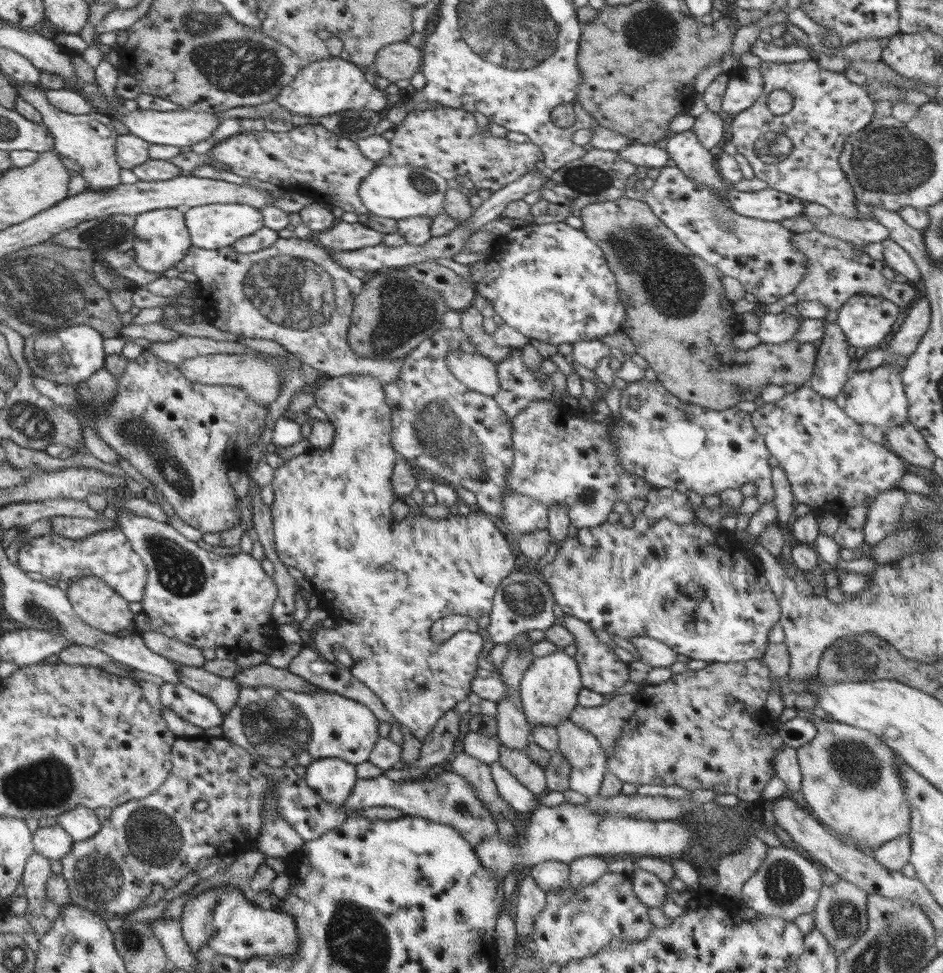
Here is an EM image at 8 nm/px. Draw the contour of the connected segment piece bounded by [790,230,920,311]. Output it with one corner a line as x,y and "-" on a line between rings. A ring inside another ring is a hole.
812,230
796,234
792,236
790,245
806,258
804,261
806,275
792,289
796,301
816,301
828,308
828,311
839,311
852,295
868,293
884,297
898,307
908,308
920,295
920,290
908,282
898,283
886,279
882,275
882,268
885,265
883,261
874,260
863,251
858,251
850,244
824,235
822,232

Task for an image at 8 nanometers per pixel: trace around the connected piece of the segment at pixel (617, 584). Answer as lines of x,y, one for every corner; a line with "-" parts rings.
654,487
646,494
646,499
645,510
634,516
632,528
624,526
620,521
616,523
604,521
601,525
595,527
579,528
576,536
567,535
554,560
539,570
544,576
544,582
550,586
556,604
560,605
564,614
590,624
593,630
605,630
610,635
616,634
618,638
624,638
624,640
632,640
636,636
648,636
666,644
678,655
684,655
692,660
724,663
762,658
769,646
768,636
770,631
776,623
780,622
780,615
782,614
780,614
778,600
770,590
756,556
753,552
750,552
750,558
746,558
744,556
745,549
739,539
734,538
724,528
715,530
698,520
696,514
694,514
694,507
686,494
671,488

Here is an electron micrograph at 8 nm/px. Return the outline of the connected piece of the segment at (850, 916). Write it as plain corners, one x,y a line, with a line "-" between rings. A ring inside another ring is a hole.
838,880
832,886
823,886
812,913
815,928
824,936
836,952
850,948
858,937
863,936
868,927
867,896
863,890
848,882

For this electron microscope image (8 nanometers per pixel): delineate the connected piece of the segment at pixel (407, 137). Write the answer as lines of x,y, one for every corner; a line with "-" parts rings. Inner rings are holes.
440,107
421,108
410,110
404,120
394,127
394,137
390,142
390,153
380,160
381,165
392,167
412,166
424,170
431,170
442,179
455,179
462,176
470,179
474,184
474,191
496,191
519,180
526,172
539,167
543,163
543,154
540,148
532,142
517,143
506,137
492,135
488,129
480,129
473,113
464,109

